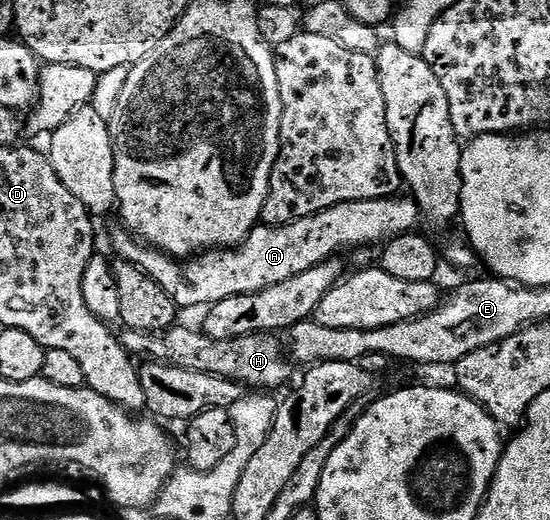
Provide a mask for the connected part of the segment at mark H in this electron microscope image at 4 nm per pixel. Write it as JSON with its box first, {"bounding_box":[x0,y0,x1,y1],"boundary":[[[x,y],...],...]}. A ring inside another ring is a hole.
{"bounding_box":[119,324,292,392],"boundary":[[[176,324],[167,330],[151,332],[126,329],[120,335],[119,339],[129,354],[135,358],[159,360],[166,364],[173,364],[177,368],[226,377],[228,380],[243,384],[247,388],[252,388],[253,386],[255,388],[252,389],[255,390],[273,392],[275,391],[273,389],[283,387],[290,380],[292,366],[292,363],[286,356],[282,341],[280,344],[277,338],[278,337],[272,333],[261,333],[259,335],[247,335],[243,338],[215,339],[207,335],[203,330],[197,329],[197,331],[195,331],[187,326],[183,326],[183,324]]]}

